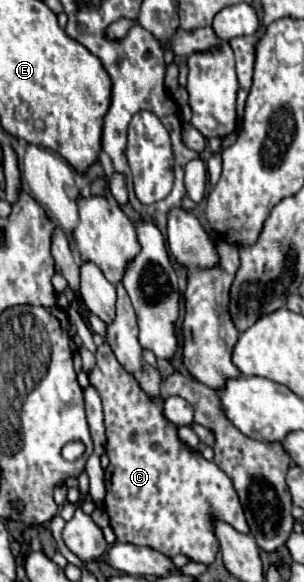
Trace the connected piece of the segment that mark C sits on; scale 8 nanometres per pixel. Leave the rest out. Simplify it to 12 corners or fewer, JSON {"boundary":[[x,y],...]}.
{"boundary":[[107,342],[105,512],[117,542],[213,564],[231,478],[185,450]]}

